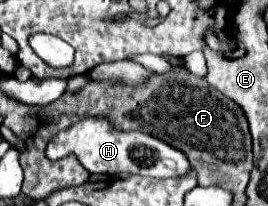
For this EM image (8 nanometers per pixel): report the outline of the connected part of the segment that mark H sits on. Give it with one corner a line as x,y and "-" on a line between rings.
85,118
77,122
73,128
57,134
57,138
53,138
47,146
47,158
51,160
59,160
69,154
75,154
87,170
91,168
91,174
103,174
103,176
123,172
123,174
139,174
147,178
181,178
191,172
185,154
181,156
177,148
149,134
115,130
109,122
103,122
99,118

